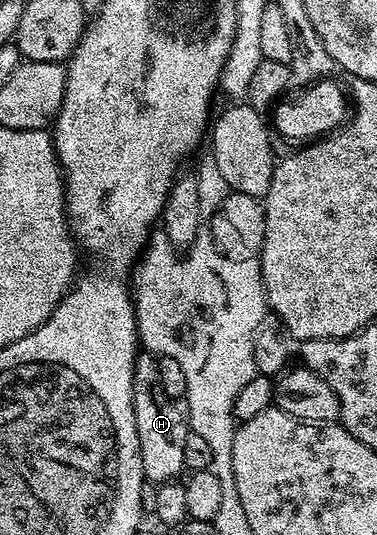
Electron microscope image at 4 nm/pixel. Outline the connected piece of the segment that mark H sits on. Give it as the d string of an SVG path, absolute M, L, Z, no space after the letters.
M137 354L136 372L132 382L132 400L134 401L134 421L138 429L138 445L144 478L149 484L159 485L179 480L185 474L186 468L182 453L186 449L190 416L187 402L183 398L171 399L168 396L155 362L157 363L157 360L151 354Z

